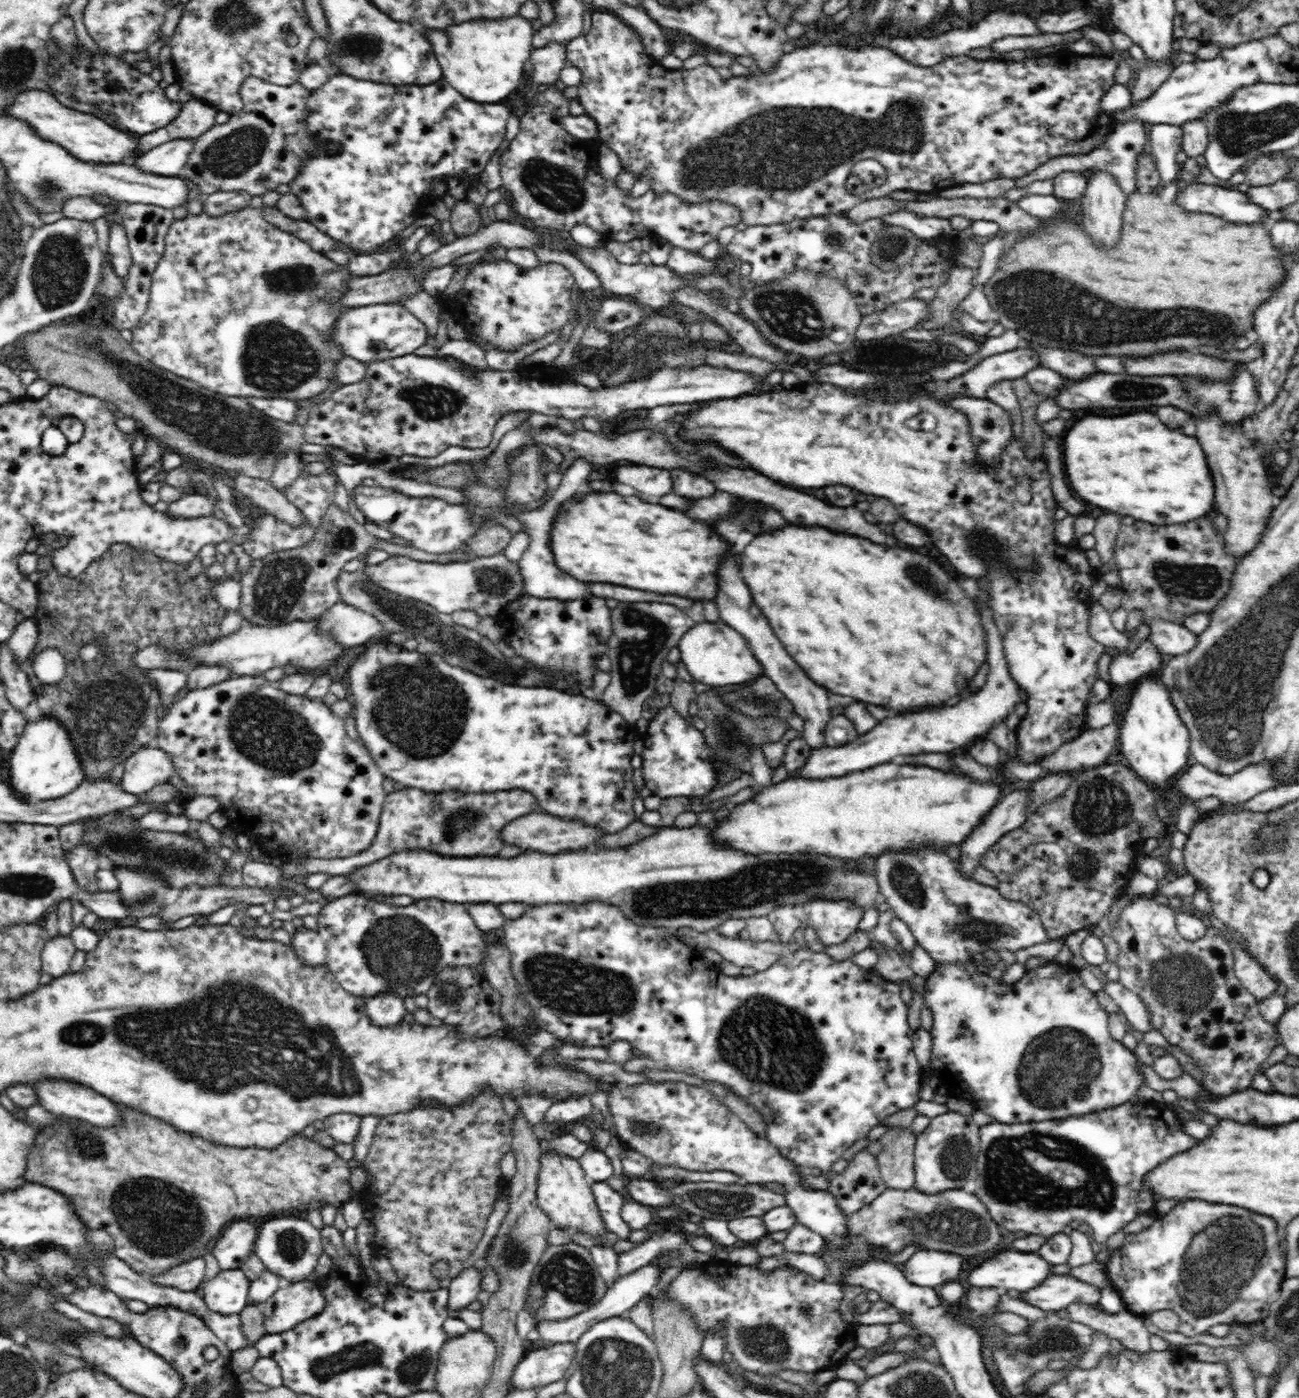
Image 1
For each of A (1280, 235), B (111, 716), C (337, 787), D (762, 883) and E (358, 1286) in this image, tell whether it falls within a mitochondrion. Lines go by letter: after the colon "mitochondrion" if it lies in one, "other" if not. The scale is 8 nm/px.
A: other
B: mitochondrion
C: other
D: mitochondrion
E: other

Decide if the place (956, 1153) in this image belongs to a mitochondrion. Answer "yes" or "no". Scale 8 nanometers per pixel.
yes

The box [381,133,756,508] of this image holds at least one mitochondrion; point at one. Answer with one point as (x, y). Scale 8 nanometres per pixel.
(560, 189)

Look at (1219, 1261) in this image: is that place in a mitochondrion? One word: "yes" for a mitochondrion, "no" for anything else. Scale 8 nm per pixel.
yes

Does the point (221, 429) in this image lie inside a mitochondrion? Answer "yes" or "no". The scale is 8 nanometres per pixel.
yes

